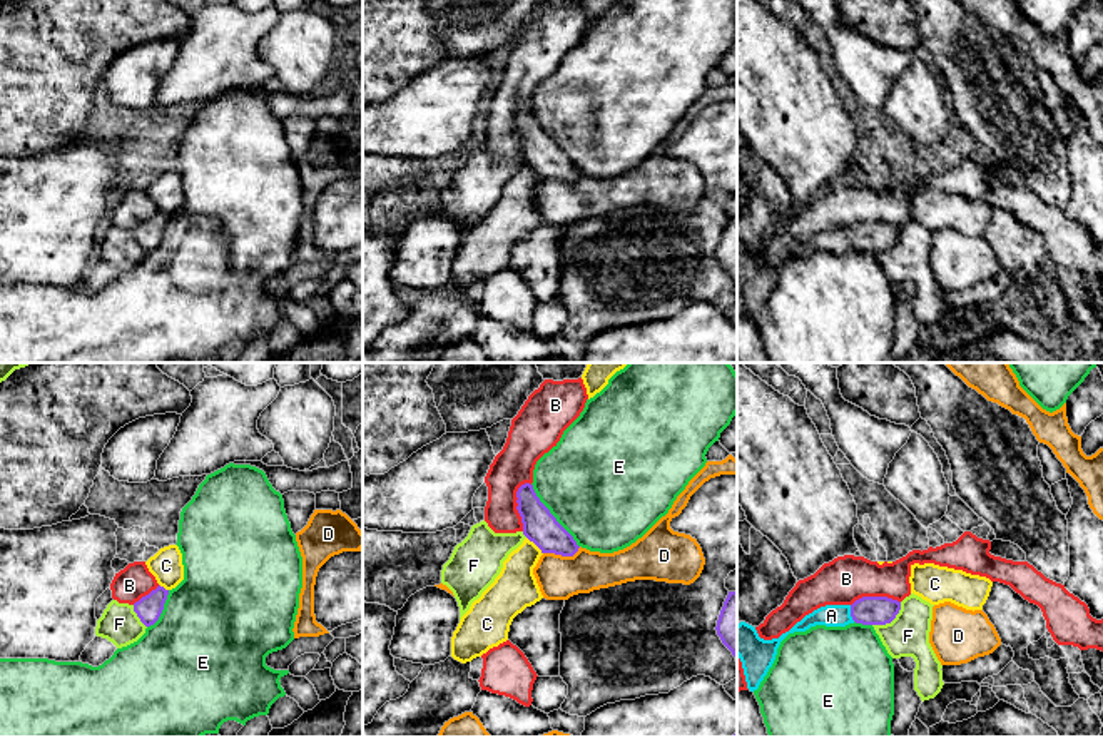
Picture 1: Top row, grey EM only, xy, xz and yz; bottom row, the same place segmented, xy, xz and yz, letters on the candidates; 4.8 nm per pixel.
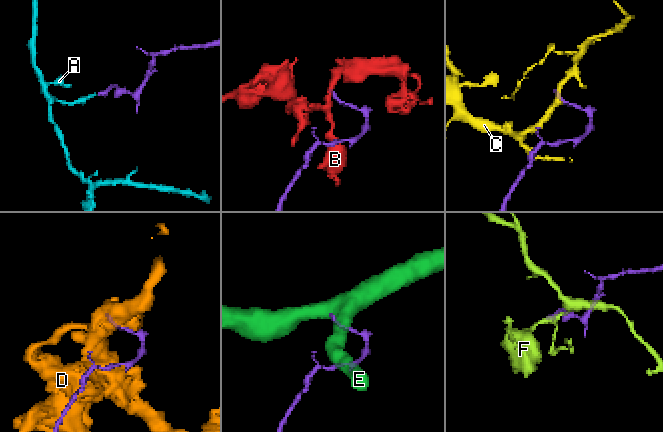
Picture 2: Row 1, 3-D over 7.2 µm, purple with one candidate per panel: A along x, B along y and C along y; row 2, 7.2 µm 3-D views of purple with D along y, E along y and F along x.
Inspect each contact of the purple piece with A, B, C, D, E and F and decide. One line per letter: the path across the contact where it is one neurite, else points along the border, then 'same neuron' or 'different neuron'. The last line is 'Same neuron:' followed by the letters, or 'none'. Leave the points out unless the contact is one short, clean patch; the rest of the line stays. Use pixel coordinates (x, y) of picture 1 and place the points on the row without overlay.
A: runs through yz (869, 236), (851, 239), (831, 241); same neuron
B: border along xz (528, 107), (517, 117), (517, 137), (523, 156); different neuron
C: different neuron
D: different neuron
E: different neuron
F: border along yz (901, 228), (899, 238), (889, 248), (873, 251); different neuron
Same neuron: A

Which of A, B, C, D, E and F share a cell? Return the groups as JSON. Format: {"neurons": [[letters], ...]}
{"neurons": [["A"], ["B"], ["C"], ["D"], ["E"], ["F"]]}

